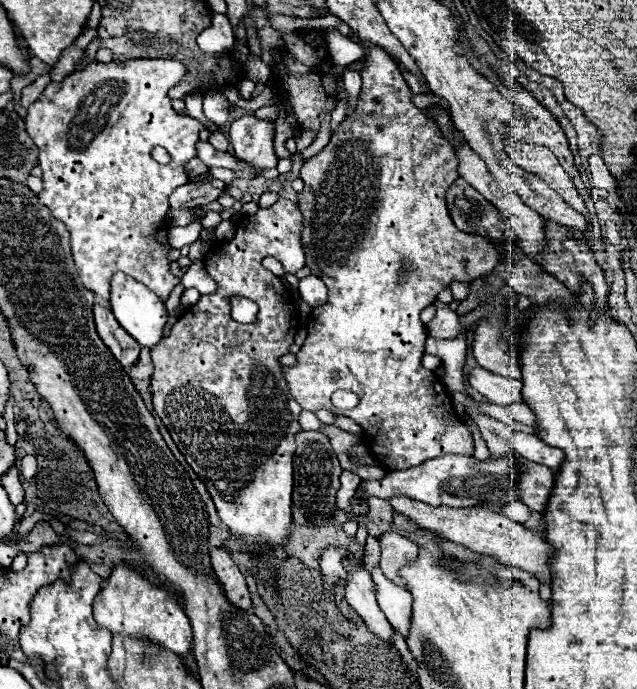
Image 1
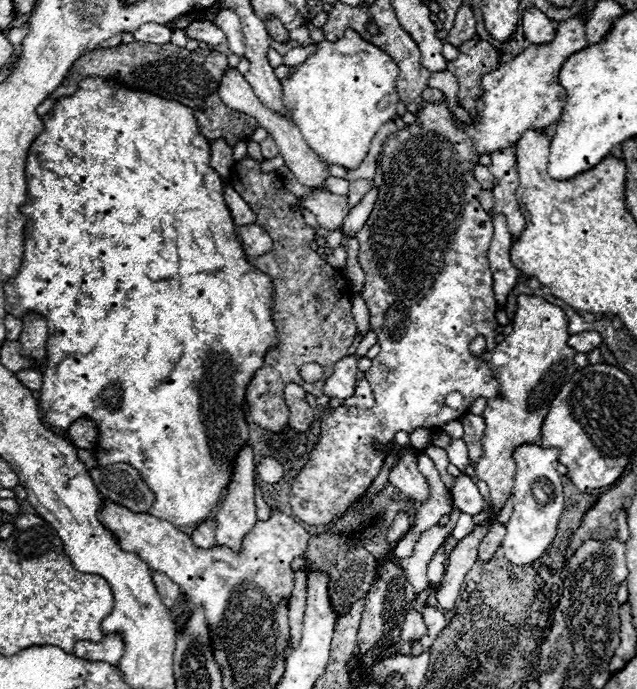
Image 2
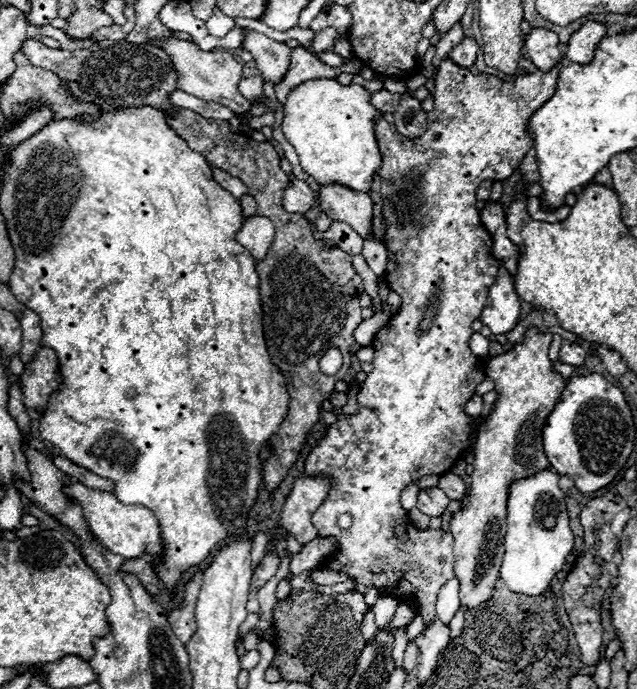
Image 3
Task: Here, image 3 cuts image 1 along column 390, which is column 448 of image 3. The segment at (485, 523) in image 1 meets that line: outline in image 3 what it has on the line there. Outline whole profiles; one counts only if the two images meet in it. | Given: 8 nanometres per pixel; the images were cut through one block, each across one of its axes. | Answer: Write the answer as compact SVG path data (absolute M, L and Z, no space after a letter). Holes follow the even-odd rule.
M428 488L428 490L420 490L416 508L422 514L428 514L434 518L434 516L442 516L448 504L450 504L450 498L440 488Z

